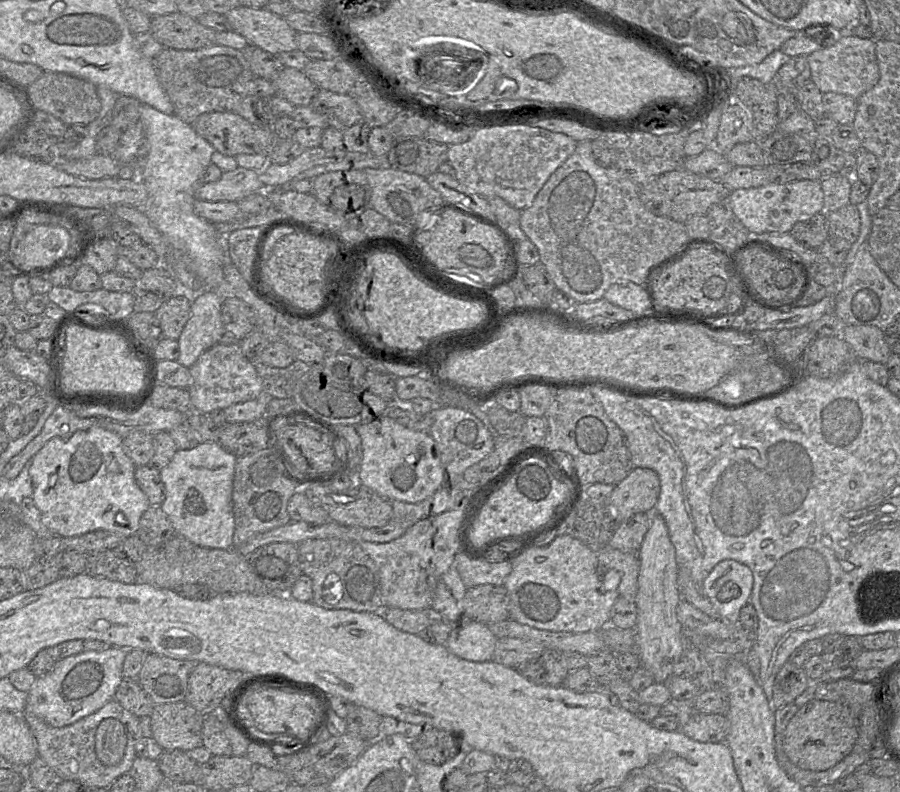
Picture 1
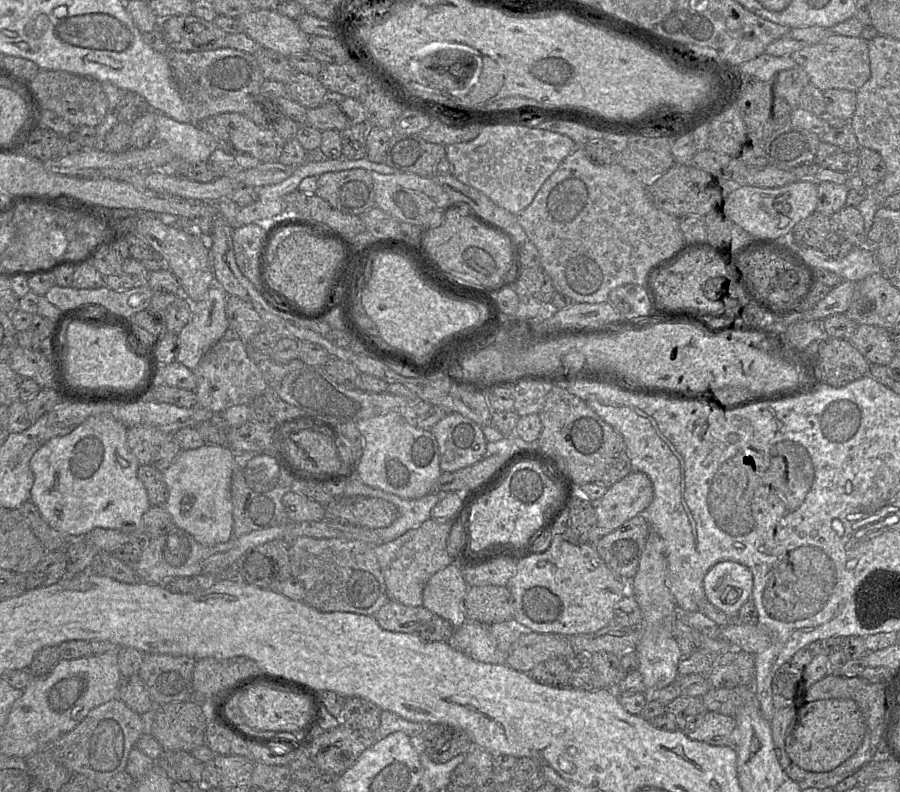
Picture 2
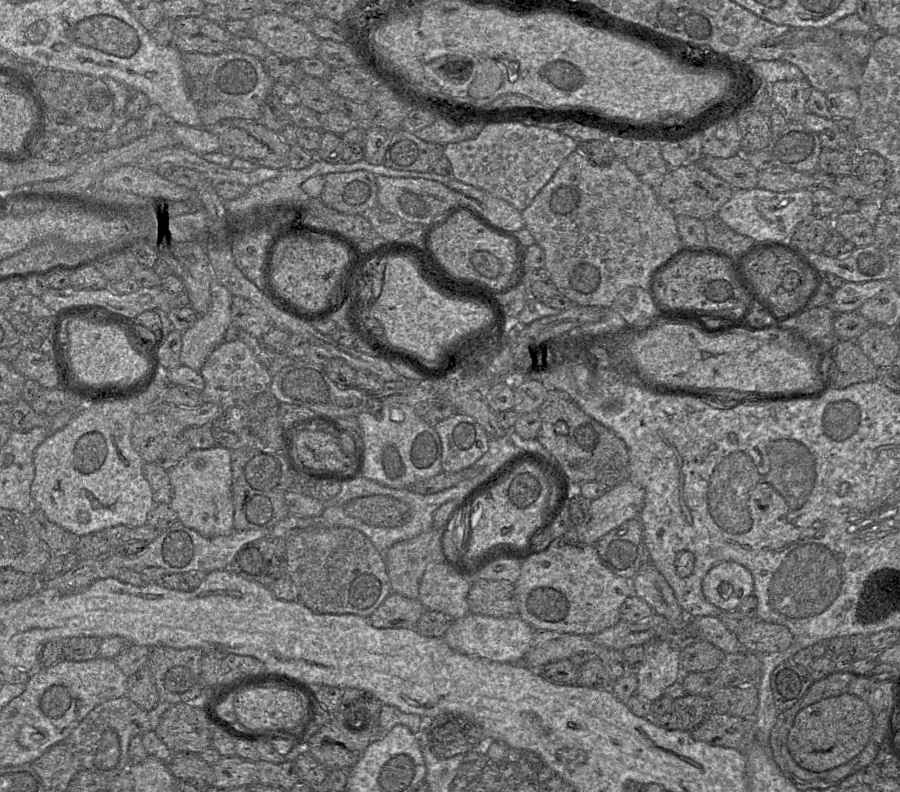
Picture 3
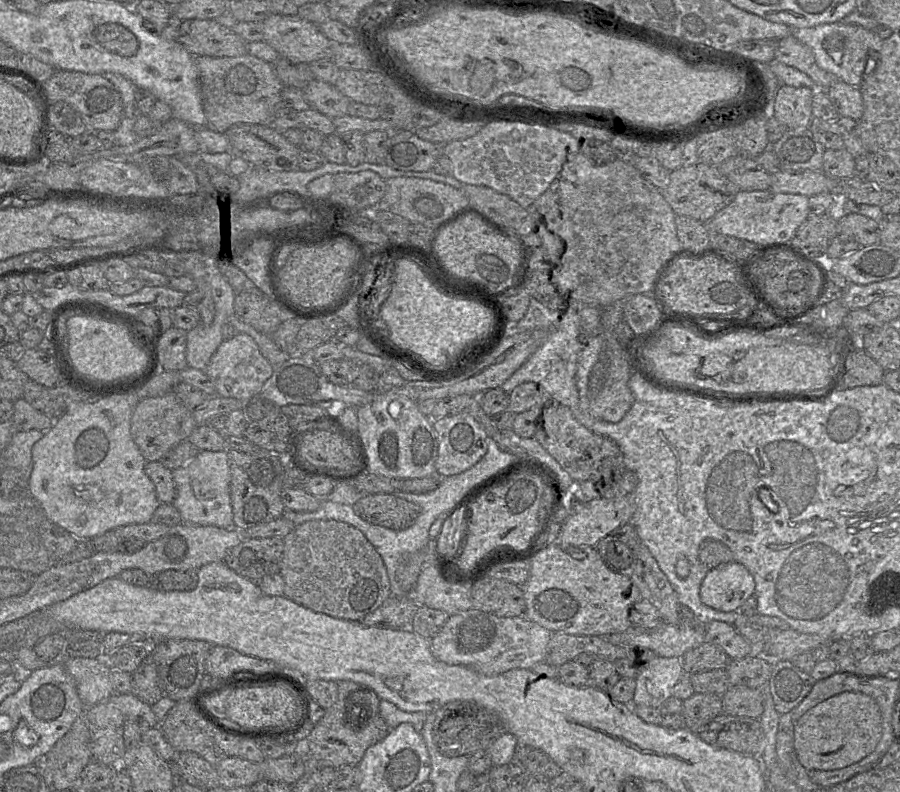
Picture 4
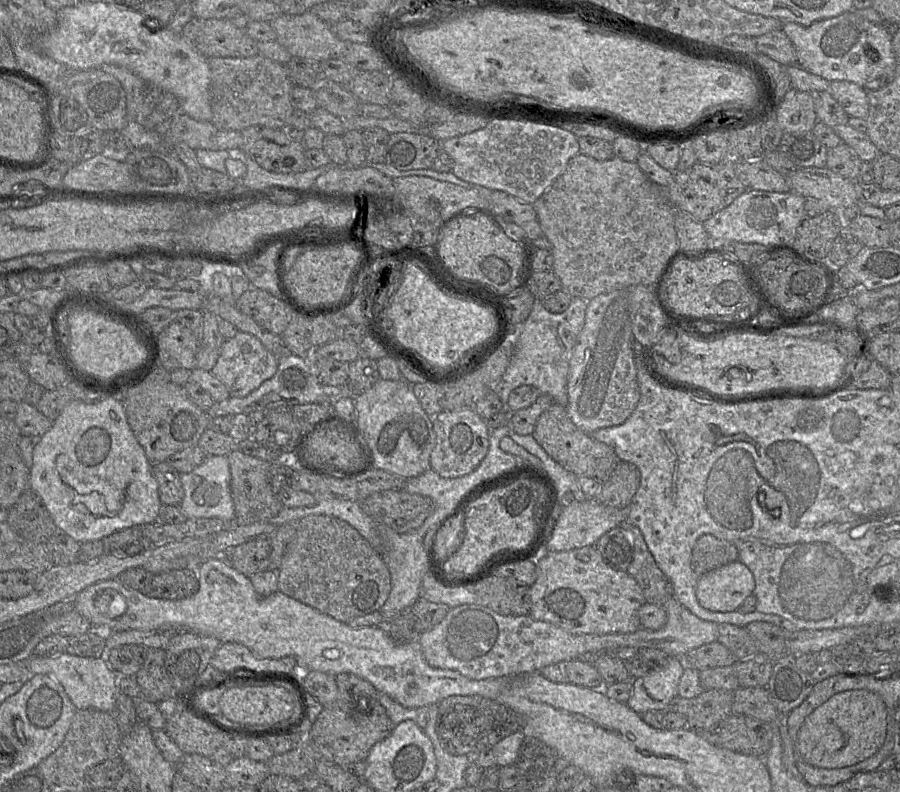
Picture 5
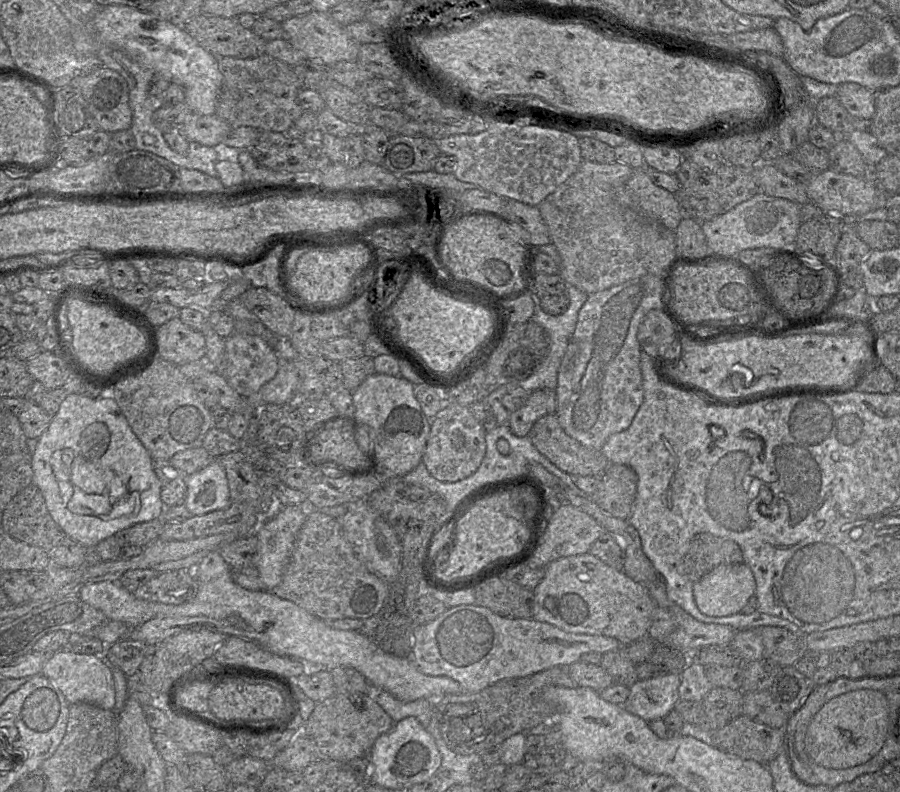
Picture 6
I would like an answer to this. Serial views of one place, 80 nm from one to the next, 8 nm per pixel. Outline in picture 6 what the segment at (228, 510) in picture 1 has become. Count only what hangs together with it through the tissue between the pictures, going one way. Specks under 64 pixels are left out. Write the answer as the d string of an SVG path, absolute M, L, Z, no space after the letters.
M217 459L201 470L186 475L185 483L185 506L193 516L223 510L231 504L226 473Z

